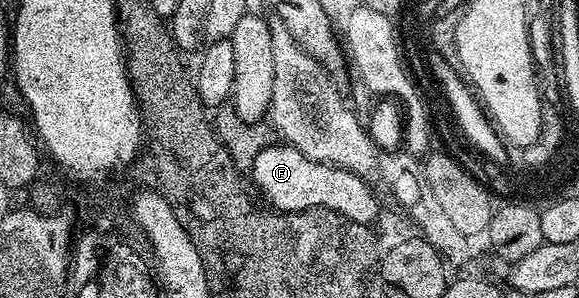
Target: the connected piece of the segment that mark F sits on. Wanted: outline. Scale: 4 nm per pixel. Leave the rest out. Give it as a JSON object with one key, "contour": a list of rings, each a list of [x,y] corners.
{"contour":[[[287,144],[267,147],[259,152],[252,162],[251,181],[269,198],[271,209],[287,212],[306,208],[330,208],[338,210],[342,216],[363,223],[375,223],[380,202],[376,194],[367,186],[363,177],[352,174],[342,167],[315,162],[302,152]]]}

